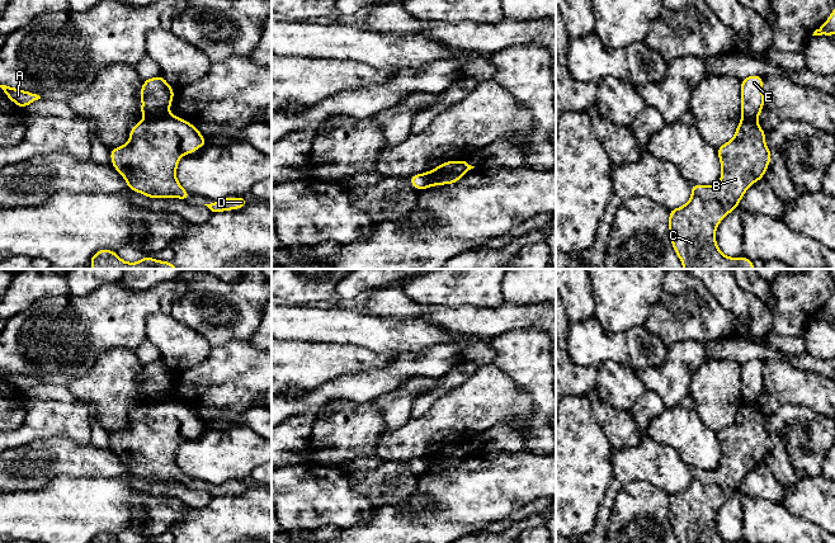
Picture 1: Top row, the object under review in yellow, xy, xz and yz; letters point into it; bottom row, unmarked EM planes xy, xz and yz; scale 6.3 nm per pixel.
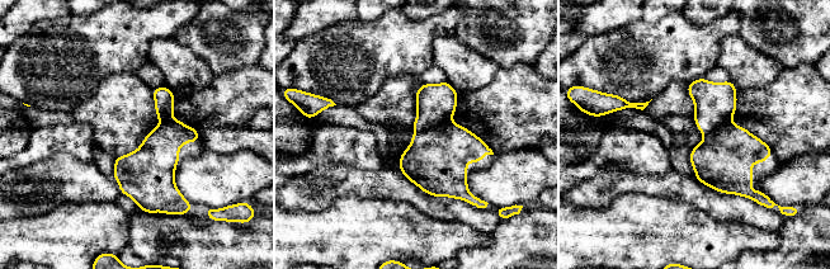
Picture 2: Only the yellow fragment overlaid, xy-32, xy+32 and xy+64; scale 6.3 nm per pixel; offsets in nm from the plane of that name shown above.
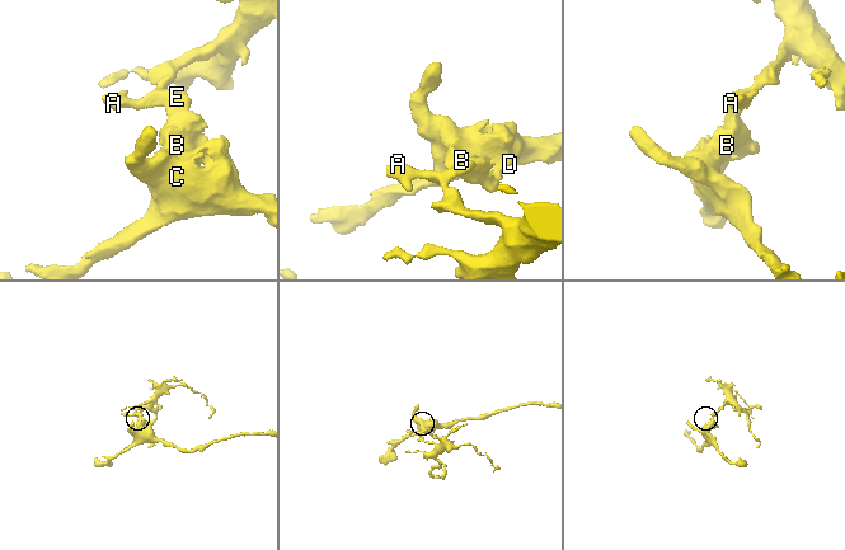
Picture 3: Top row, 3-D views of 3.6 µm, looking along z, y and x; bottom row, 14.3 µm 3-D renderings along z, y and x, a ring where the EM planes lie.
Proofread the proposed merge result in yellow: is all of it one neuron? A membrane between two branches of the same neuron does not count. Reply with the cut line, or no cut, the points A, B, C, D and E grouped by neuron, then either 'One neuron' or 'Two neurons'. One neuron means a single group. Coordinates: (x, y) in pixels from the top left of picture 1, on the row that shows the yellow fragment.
Split along xy (166, 112), (146, 118). Groups: A E / B C D. Two neurons

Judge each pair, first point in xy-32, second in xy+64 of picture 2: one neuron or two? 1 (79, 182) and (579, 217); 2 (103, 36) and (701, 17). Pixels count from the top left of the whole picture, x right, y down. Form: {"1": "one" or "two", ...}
{"1": "two", "2": "two"}

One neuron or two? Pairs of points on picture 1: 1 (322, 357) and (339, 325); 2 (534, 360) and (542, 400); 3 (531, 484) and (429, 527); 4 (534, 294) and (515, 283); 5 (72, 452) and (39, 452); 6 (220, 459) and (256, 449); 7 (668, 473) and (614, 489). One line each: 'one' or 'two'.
1: two
2: one
3: one
4: one
5: one
6: one
7: one

